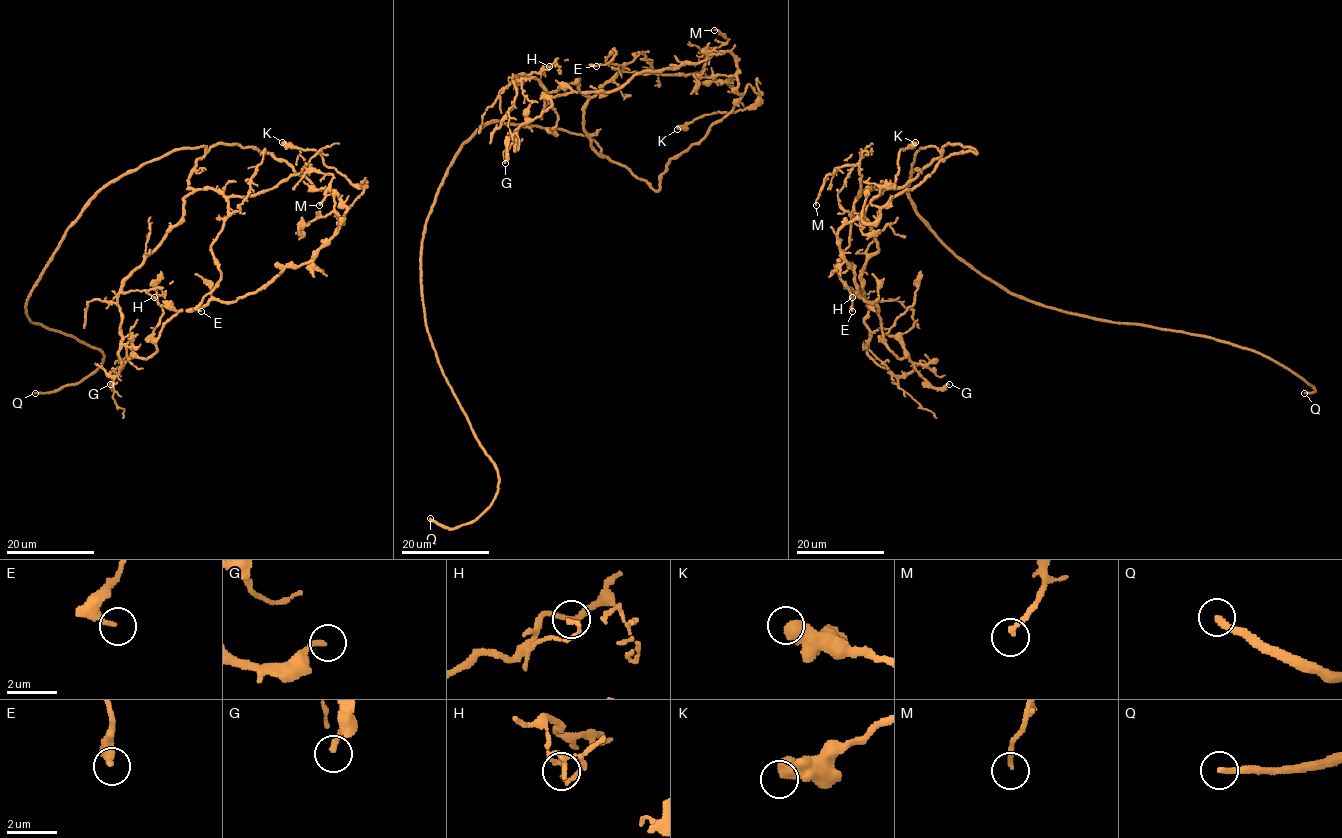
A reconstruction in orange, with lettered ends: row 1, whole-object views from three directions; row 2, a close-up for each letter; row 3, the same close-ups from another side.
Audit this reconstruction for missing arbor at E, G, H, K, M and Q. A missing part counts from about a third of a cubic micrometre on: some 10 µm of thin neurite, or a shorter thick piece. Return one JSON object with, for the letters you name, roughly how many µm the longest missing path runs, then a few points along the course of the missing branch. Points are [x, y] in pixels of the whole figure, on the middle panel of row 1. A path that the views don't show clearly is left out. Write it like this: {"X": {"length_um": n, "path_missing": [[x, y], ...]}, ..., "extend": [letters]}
{"Q": {"length_um": 25}, "extend": ["Q"]}

